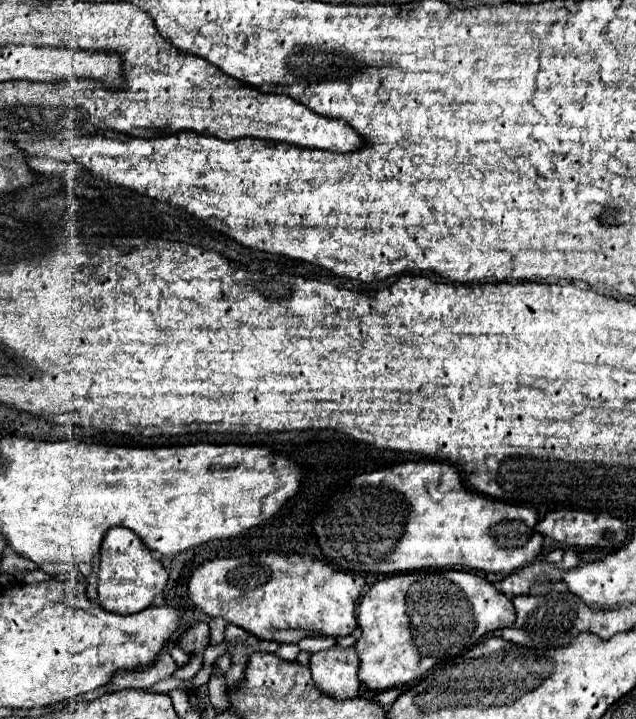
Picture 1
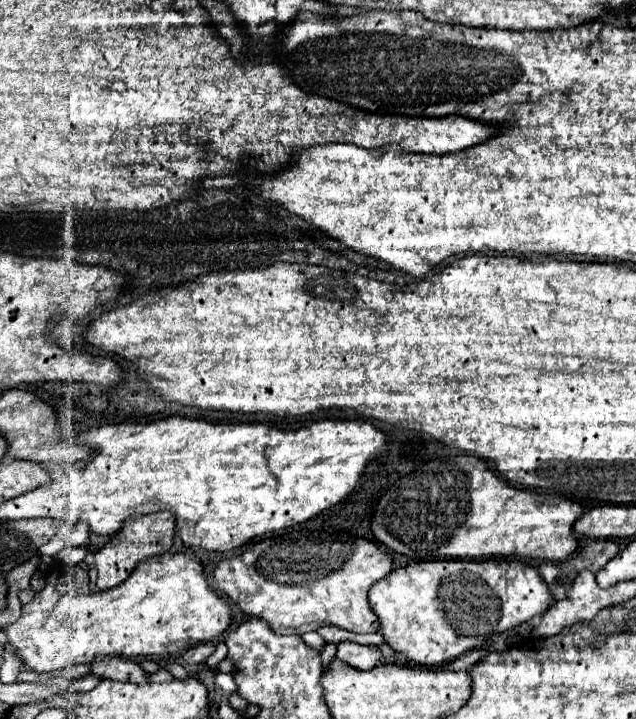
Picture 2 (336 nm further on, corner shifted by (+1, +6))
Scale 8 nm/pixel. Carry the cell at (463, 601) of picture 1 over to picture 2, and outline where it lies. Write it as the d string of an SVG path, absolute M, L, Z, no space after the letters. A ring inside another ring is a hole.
M429 560L397 568L375 582L369 590L369 602L379 616L385 642L395 652L419 666L441 666L467 650L483 646L491 636L513 630L537 614L541 616L555 598L539 572L521 560Z

